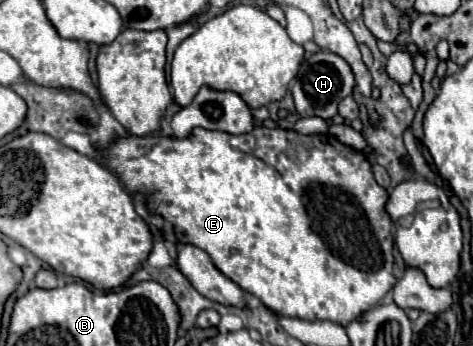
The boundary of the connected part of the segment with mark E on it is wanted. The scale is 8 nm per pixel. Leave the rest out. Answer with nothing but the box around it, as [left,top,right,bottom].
[106,125,394,327]

